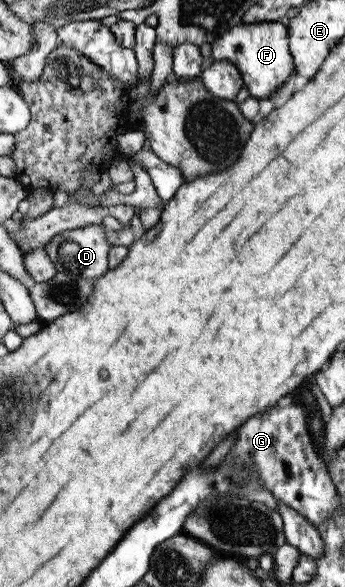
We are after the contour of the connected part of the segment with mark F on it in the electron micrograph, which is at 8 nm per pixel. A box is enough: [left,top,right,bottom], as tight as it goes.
[211,21,294,100]

